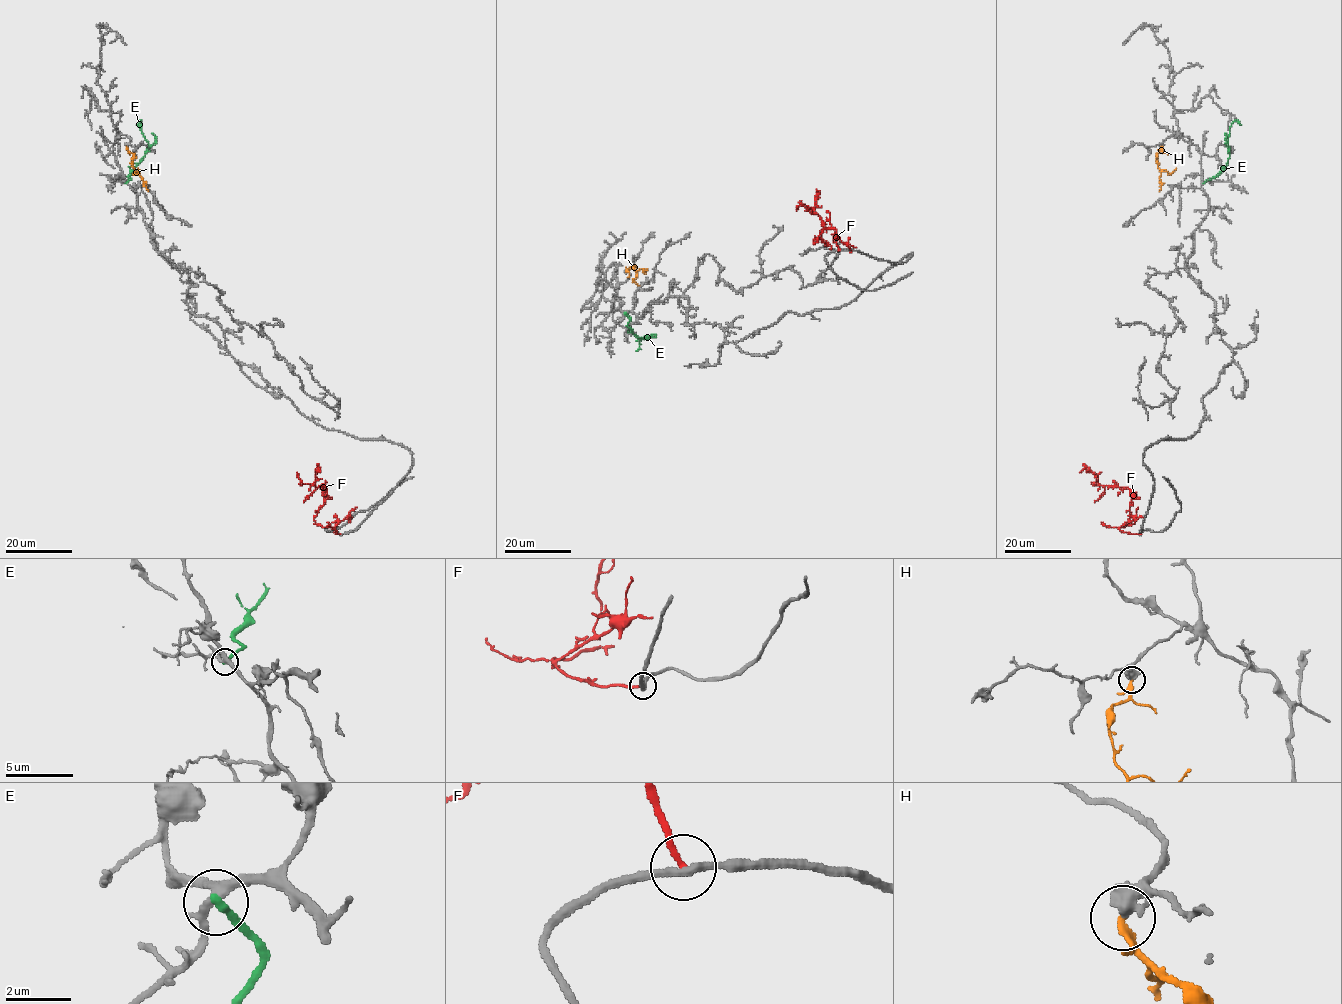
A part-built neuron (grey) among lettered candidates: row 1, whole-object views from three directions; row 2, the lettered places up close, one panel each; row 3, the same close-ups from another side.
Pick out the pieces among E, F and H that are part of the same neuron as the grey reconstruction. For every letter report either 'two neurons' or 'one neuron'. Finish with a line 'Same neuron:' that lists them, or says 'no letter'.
E: two neurons
F: two neurons
H: two neurons
Same neuron: no letter

